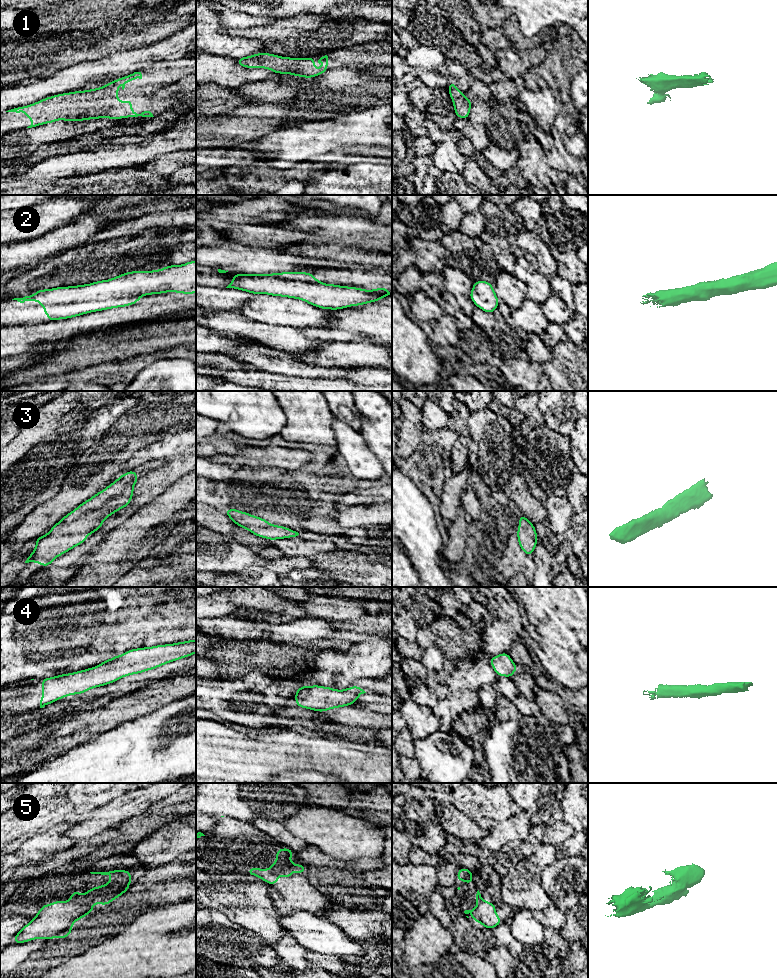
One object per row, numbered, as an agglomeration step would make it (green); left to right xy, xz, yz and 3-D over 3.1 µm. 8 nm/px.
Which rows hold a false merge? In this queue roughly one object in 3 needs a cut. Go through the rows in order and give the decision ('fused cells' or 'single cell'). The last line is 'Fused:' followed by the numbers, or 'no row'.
1: single cell
2: single cell
3: single cell
4: single cell
5: single cell
Fused: no row

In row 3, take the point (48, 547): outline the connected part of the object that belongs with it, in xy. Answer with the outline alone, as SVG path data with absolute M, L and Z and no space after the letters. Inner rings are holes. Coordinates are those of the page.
M135 470L126 472L81 503L56 523L49 533L35 539L35 550L25 563L35 562L47 567L58 556L85 542L88 535L102 528L107 517L132 504L133 486L138 479Z

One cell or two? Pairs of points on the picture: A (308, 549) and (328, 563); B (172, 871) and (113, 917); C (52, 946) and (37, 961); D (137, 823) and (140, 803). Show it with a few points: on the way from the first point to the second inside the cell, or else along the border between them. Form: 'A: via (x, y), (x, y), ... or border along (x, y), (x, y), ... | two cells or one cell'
A: border along (322, 551), (308, 557) | two cells
B: via (162, 887), (147, 902), (137, 902), (129, 910) | one cell
C: via (50, 950), (41, 959) | one cell
D: border along (147, 809), (116, 824) | two cells

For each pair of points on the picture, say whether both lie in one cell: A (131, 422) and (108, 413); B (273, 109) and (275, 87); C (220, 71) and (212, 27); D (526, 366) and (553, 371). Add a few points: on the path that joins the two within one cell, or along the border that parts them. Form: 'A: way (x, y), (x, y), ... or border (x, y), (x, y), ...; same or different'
A: border (137, 403), (124, 412), (102, 434); different
B: border (284, 101), (257, 103); different
C: border (206, 53), (234, 57), (236, 59); different
D: border (541, 365), (543, 374); different

